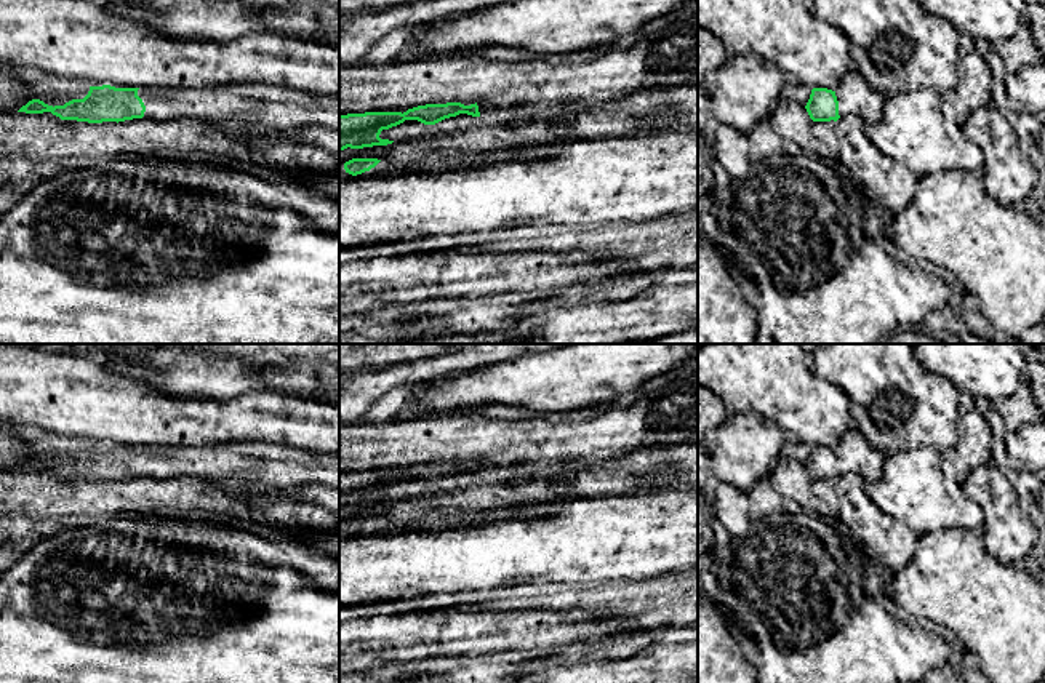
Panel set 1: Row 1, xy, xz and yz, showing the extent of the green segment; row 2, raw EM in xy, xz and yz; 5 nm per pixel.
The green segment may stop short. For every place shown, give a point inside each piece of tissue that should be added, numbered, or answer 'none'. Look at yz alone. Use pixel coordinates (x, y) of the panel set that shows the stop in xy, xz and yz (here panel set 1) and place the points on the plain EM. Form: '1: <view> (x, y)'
1: yz (855, 453)

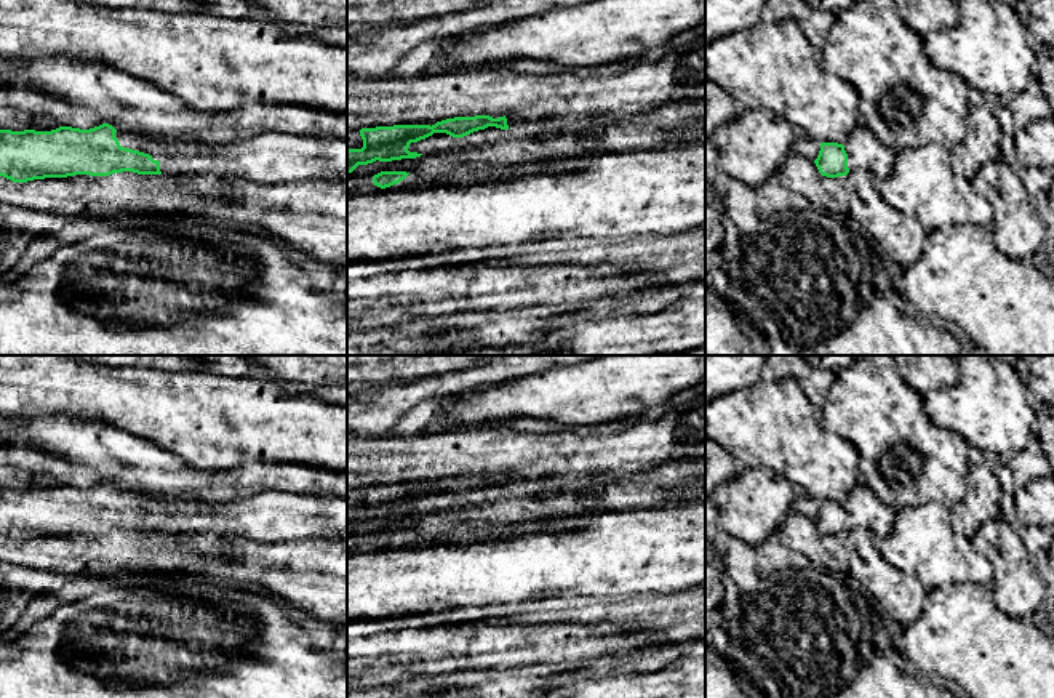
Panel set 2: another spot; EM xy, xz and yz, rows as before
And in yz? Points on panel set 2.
1: yz (864, 508)

